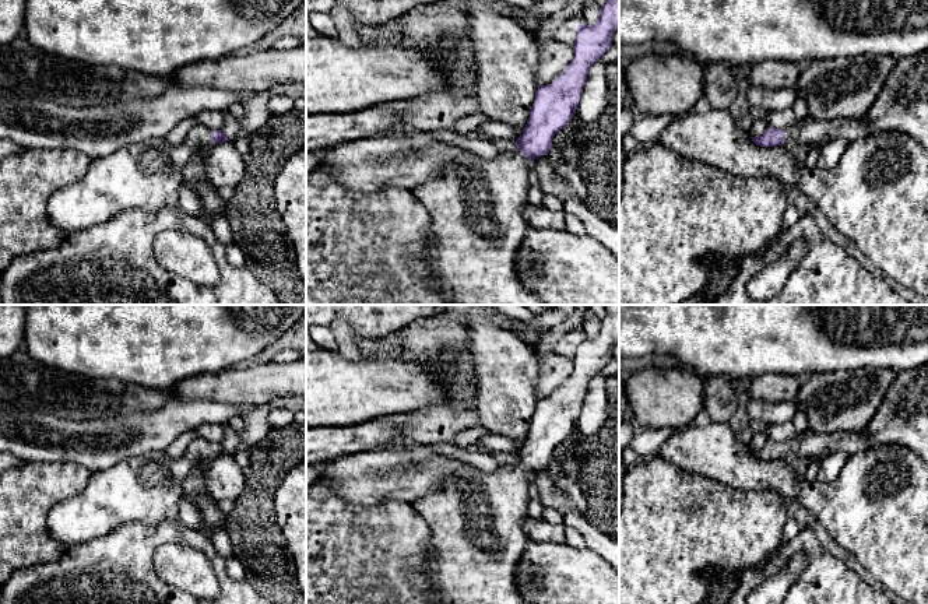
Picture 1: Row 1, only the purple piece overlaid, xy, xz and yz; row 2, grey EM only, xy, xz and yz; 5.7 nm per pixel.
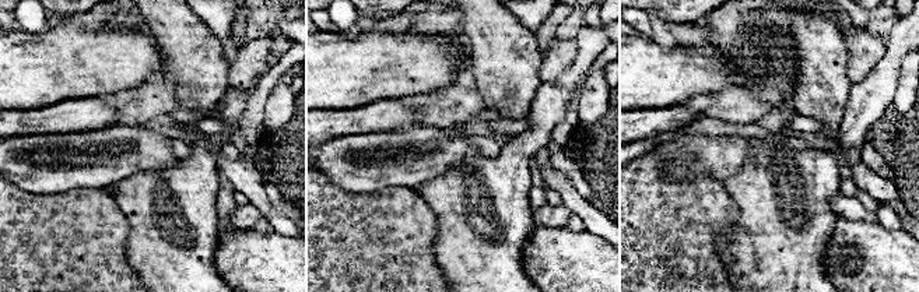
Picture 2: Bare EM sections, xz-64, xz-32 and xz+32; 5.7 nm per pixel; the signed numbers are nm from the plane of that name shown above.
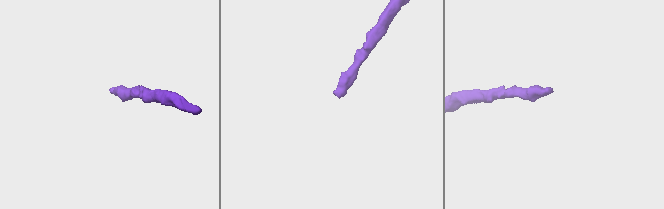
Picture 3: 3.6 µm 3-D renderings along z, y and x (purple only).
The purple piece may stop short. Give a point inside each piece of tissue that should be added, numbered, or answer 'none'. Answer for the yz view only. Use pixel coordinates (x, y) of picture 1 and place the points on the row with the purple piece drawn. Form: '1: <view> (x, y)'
1: yz (902, 105)

